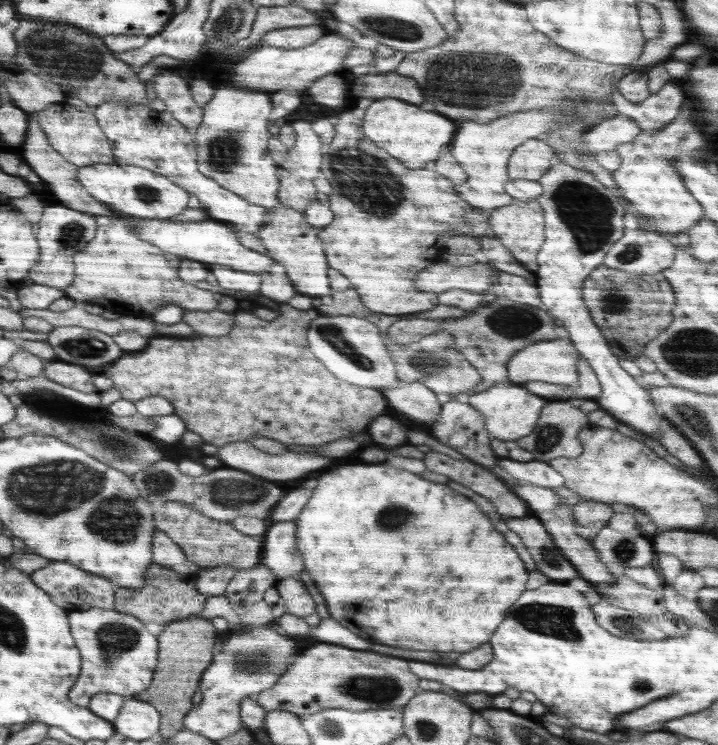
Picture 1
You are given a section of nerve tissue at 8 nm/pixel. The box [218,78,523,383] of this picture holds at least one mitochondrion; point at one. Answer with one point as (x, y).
(370, 176)

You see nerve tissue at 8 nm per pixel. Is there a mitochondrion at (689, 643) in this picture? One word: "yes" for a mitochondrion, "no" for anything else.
no

